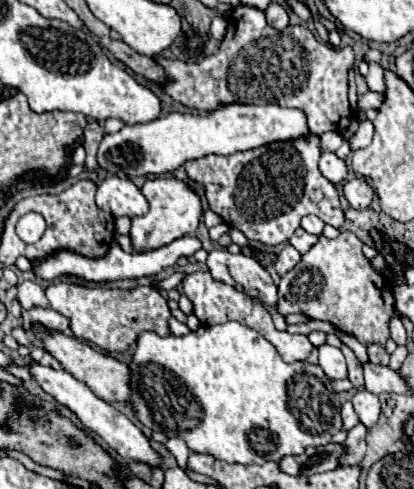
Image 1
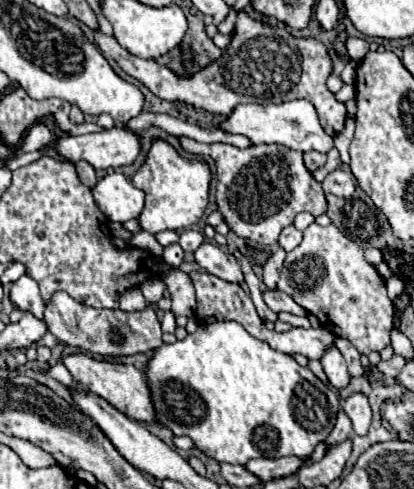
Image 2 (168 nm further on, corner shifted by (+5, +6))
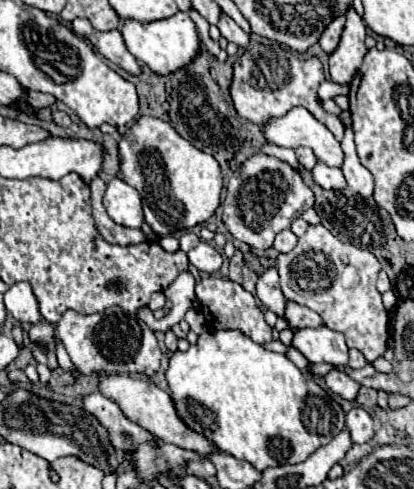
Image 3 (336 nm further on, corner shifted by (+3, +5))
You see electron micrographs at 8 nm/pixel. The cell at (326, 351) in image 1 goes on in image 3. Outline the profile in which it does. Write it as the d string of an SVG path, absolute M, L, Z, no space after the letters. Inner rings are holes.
M332 369L324 375L326 379L326 385L340 397L348 399L348 401L354 401L356 399L356 393L358 393L358 383L344 371L340 369Z

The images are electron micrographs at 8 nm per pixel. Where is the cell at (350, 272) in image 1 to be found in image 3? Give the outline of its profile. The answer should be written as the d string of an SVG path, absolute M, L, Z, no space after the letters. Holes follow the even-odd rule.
M310 225L290 253L278 255L276 269L284 297L316 311L324 319L324 325L344 333L346 345L358 349L368 363L386 351L390 313L376 289L380 263L370 251L342 243L324 225Z

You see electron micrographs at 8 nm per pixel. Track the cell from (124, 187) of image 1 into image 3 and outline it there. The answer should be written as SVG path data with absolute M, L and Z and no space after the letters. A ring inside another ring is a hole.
M112 179L104 193L104 207L112 221L124 227L140 227L144 221L142 215L142 197L122 179Z

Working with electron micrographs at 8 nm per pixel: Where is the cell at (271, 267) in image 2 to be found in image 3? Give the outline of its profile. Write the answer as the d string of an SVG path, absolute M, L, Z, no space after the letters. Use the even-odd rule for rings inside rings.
M270 267L270 269L266 269L260 275L260 279L256 283L256 295L278 317L284 315L284 303L286 303L286 299L282 295L282 289L280 289L280 283L278 283L278 271L276 271L276 267Z

